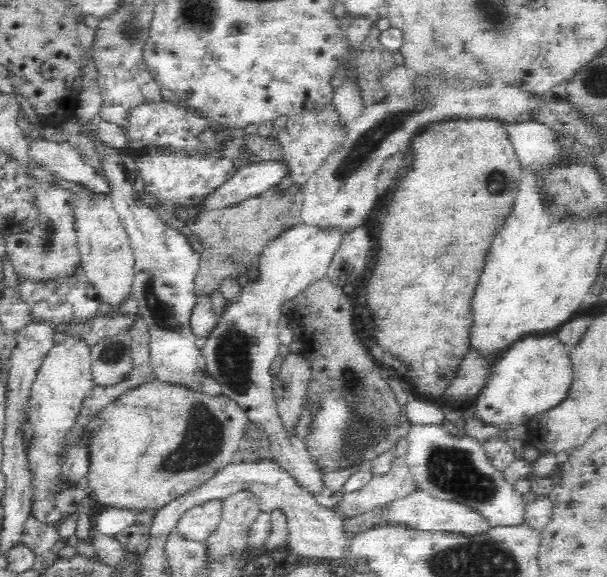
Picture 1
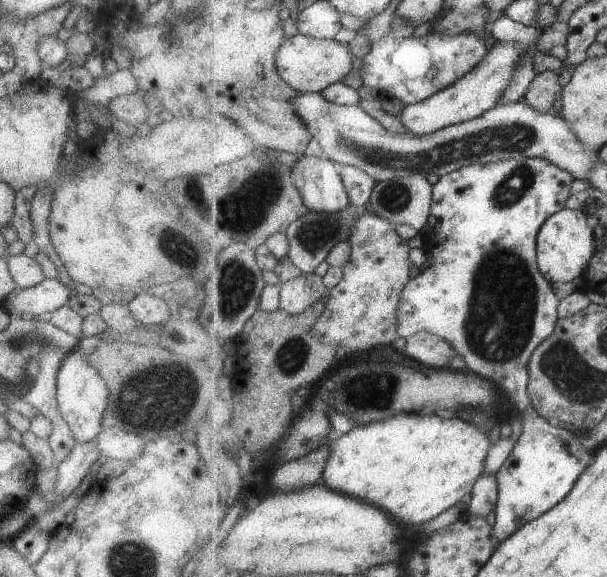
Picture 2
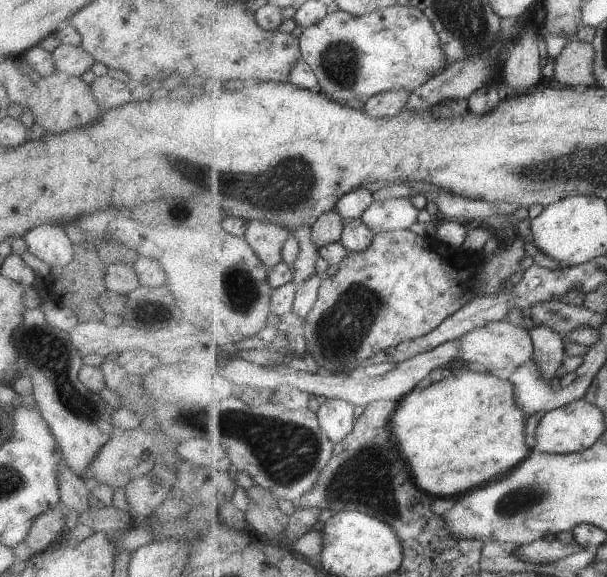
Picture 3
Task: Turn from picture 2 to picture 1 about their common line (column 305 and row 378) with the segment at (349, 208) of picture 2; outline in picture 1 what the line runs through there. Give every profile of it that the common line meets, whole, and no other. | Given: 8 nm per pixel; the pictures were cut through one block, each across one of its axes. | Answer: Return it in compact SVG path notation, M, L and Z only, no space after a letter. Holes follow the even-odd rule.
M299 223L278 238L272 239L260 255L257 279L242 287L242 296L238 302L227 304L209 339L201 348L205 370L221 386L222 395L237 402L246 411L248 420L261 424L270 436L272 445L269 459L295 478L318 504L340 515L342 520L352 517L337 510L337 504L342 502L343 492L324 486L323 471L310 456L305 444L302 440L289 436L282 427L269 370L274 358L278 356L279 323L286 317L281 309L286 302L292 302L310 284L327 274L334 253L351 230L340 229L340 226L326 229Z

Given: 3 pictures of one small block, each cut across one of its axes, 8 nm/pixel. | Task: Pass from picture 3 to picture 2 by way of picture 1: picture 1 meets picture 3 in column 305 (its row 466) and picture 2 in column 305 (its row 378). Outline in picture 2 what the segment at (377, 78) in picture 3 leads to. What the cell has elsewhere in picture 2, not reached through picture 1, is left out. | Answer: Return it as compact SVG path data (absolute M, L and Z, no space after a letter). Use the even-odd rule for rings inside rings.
M298 33L290 37L277 53L280 75L301 93L322 93L333 84L347 78L355 66L348 43L335 39L318 39Z

